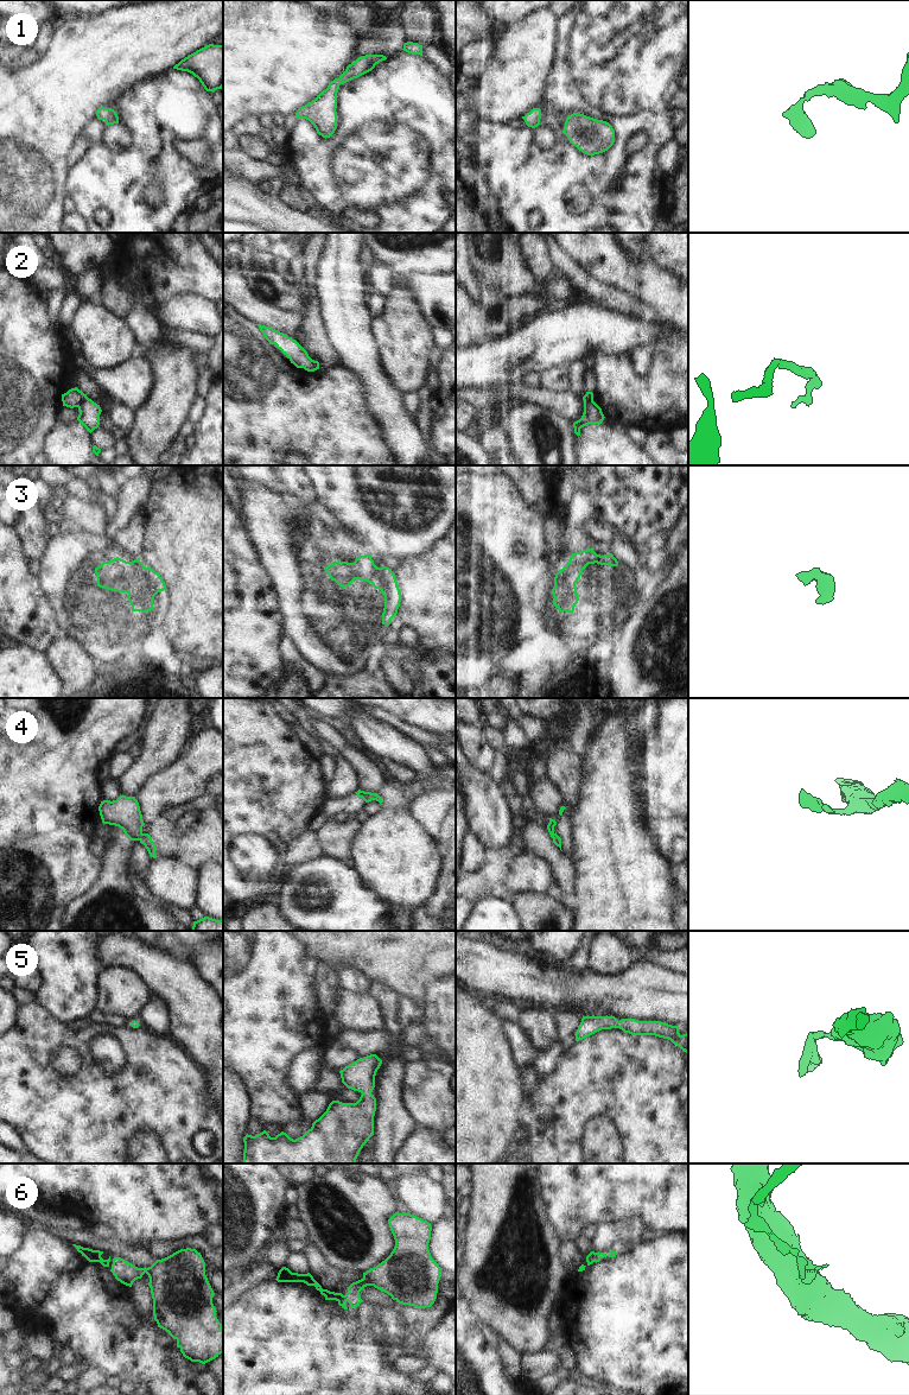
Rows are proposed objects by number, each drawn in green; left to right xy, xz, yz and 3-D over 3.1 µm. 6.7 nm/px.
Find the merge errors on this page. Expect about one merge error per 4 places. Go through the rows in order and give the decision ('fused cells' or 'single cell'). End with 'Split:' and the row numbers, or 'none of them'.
1: single cell
2: fused cells
3: fused cells
4: single cell
5: single cell
6: fused cells
Split: 2, 3, 6

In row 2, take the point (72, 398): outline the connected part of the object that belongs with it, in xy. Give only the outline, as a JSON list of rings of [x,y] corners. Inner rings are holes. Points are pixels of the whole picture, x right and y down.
[[[77,387],[69,389],[66,393],[62,394],[63,406],[74,408],[78,407],[82,401],[83,392]]]

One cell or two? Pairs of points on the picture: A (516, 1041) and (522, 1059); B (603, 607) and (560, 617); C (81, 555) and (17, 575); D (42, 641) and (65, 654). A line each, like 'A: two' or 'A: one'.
A: one
B: one
C: two
D: two

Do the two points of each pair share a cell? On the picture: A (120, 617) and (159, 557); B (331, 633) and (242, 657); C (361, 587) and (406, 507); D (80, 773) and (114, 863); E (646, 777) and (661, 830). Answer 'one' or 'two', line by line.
A: two
B: two
C: two
D: two
E: one

